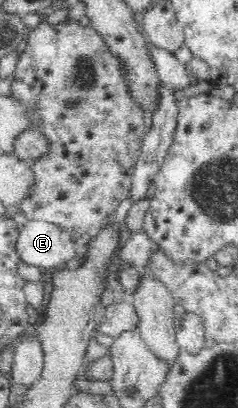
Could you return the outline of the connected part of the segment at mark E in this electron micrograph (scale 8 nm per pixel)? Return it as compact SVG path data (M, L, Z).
M29 220L24 226L18 227L17 251L19 258L27 264L52 270L54 267L65 266L76 261L76 249L77 242L73 240L71 234L57 224Z

